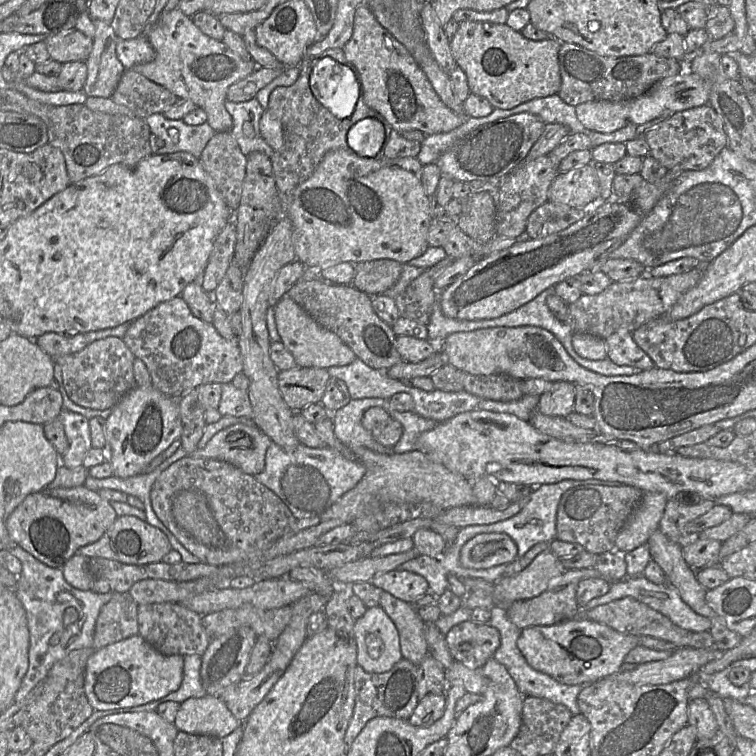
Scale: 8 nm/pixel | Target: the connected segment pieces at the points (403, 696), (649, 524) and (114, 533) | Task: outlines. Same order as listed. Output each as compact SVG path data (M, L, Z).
M401 659L389 671L368 673L360 666L354 669L355 704L353 715L344 736L346 753L364 726L377 717L391 717L407 720L419 702L418 667L408 660Z
M644 493L642 500L615 540L615 551L625 554L647 543L659 524L668 499L661 493Z
M118 516L100 539L80 547L75 554L81 554L87 558L116 560L124 564L144 565L161 562L171 549L167 536L160 529L134 516Z

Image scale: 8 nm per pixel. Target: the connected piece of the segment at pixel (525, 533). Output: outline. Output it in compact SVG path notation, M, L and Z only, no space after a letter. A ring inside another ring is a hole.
M598 479L591 480L563 480L553 484L542 484L536 486L531 490L530 496L526 497L520 511L515 516L502 520L496 523L483 524L483 525L469 525L459 529L456 540L451 544L449 548L446 548L446 554L443 558L444 568L450 574L457 574L461 571L460 564L460 551L462 546L471 538L481 533L504 533L507 534L517 545L518 557L522 558L524 554L532 548L534 545L540 542L551 543L557 537L557 509L561 497L569 489L578 485L598 485L608 487L623 487L629 486L619 482L603 481Z

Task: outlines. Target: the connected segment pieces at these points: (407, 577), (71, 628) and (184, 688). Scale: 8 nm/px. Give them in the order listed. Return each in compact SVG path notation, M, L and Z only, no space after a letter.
M399 569L375 576L370 583L408 604L429 592L425 578Z
M20 546L10 551L22 565L15 594L25 610L29 631L28 670L15 695L15 701L20 701L43 682L52 667L71 651L93 647L94 628L100 610L115 592L100 594L76 589L65 580L62 569L47 566Z
M186 655L183 657L183 662L183 679L180 687L176 691L158 699L159 704L166 701L182 703L189 698L207 696L200 677L201 657L198 655Z

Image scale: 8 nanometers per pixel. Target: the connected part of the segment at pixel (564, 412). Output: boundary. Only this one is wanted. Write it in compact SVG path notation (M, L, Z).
M557 381L553 388L540 395L538 410L547 416L566 417L574 412L575 385Z

